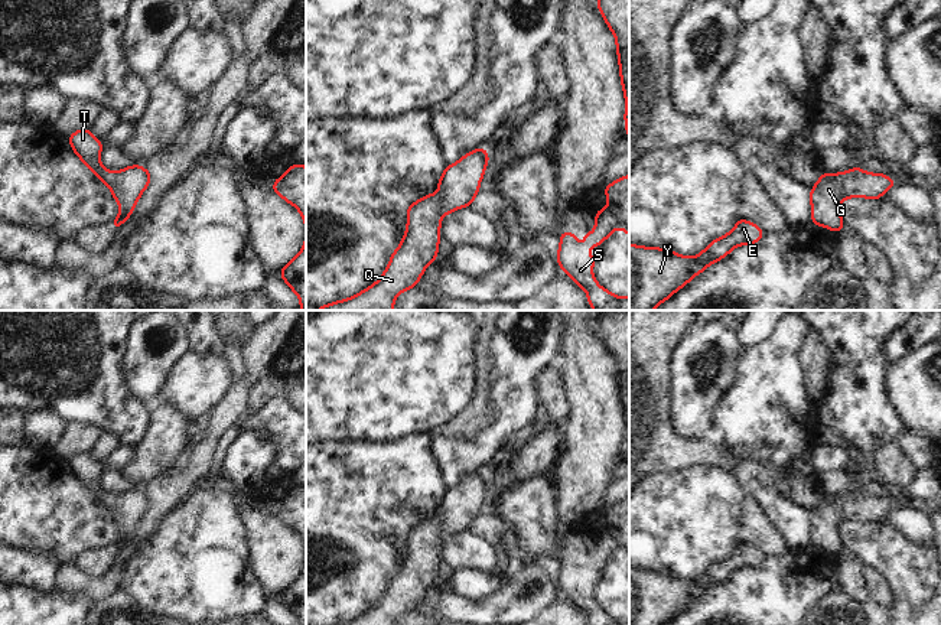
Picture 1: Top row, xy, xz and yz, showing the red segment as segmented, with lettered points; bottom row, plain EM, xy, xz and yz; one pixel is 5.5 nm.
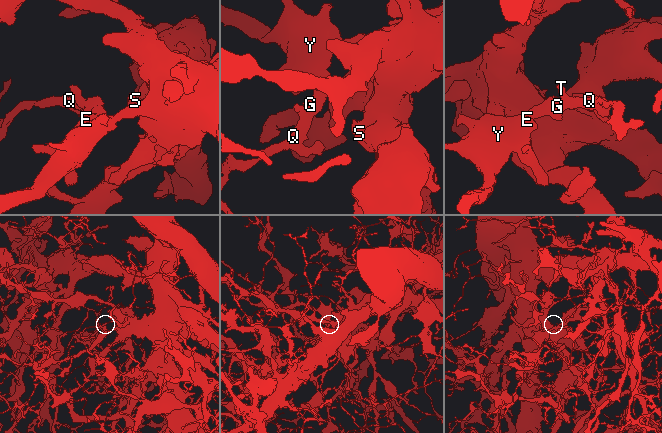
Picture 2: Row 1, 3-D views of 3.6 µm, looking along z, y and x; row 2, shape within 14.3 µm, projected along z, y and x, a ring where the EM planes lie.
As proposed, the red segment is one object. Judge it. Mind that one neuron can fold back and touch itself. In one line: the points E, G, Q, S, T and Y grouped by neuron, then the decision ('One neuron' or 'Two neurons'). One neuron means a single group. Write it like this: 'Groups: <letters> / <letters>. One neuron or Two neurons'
Groups: E G Q S T Y. One neuron.

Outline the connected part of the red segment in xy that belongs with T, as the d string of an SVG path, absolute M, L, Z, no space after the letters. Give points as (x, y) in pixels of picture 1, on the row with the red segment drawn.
M88 128L74 131L68 139L75 154L111 189L114 199L120 205L118 217L110 224L115 231L130 218L143 191L150 185L150 172L139 165L120 172L107 170L100 163L104 144Z

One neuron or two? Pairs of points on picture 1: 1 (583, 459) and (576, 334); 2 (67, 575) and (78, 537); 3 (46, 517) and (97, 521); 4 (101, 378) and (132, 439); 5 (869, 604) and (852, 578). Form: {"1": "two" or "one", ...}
{"1": "one", "2": "two", "3": "one", "4": "one", "5": "one"}

